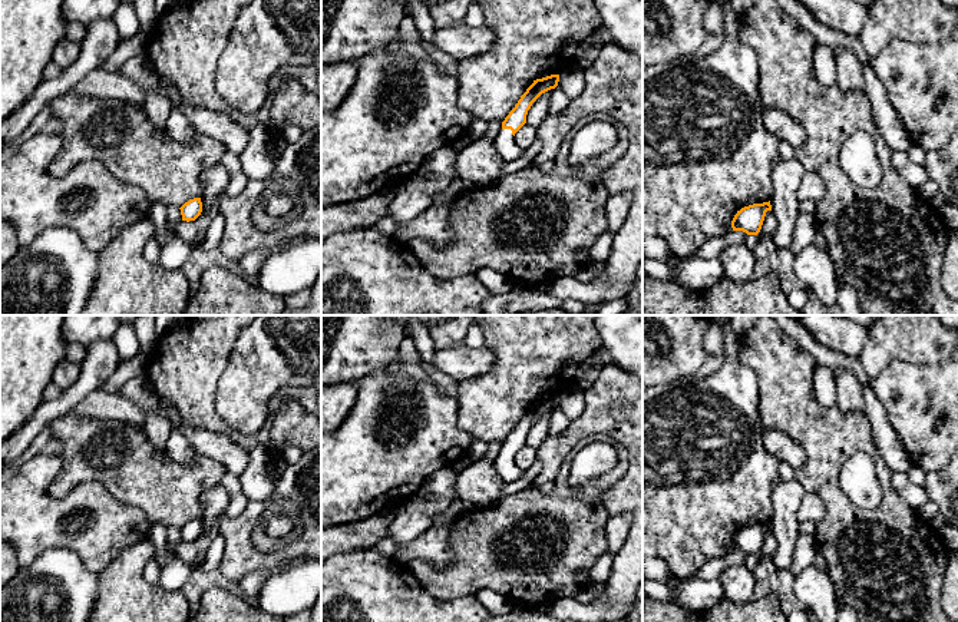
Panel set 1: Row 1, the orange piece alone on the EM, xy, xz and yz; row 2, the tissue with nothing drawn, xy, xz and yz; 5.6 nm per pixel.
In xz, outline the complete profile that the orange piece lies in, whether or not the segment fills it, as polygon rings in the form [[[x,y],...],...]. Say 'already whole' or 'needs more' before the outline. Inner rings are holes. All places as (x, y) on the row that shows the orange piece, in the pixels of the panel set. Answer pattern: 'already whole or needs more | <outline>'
needs more | [[[551,75],[542,79],[533,80],[533,83],[521,96],[515,107],[502,122],[496,139],[493,140],[495,148],[505,162],[513,162],[522,158],[523,150],[515,143],[515,133],[526,123],[526,115],[532,103],[545,92],[555,89],[559,82],[559,75]]]

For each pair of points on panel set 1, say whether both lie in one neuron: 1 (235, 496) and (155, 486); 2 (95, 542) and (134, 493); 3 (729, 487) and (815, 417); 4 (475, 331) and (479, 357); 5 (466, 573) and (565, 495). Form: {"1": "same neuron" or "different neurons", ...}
{"1": "different neurons", "2": "different neurons", "3": "different neurons", "4": "different neurons", "5": "same neuron"}

